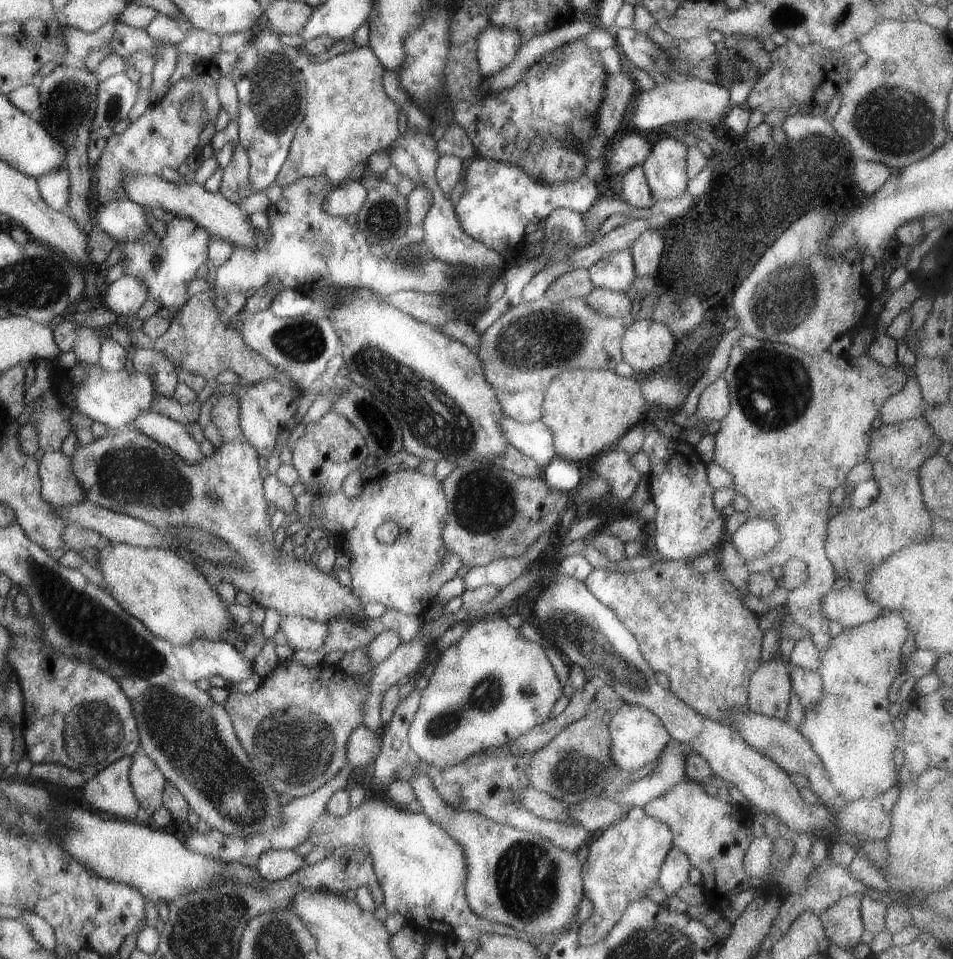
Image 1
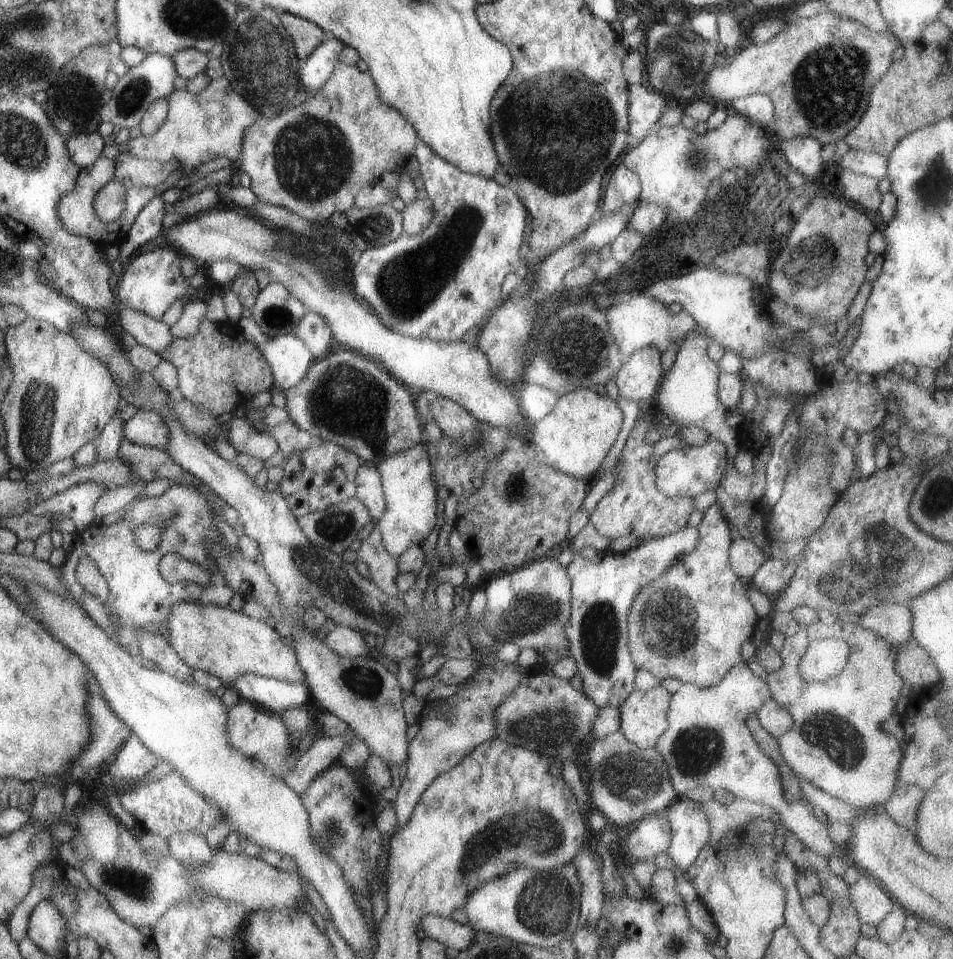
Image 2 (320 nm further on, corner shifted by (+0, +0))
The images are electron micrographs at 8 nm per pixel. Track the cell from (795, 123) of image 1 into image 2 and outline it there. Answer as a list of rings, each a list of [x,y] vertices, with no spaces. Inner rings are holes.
[[[848,148],[835,166],[840,170],[865,174],[865,176],[879,181],[887,176],[887,162],[889,162],[889,158],[883,154]]]

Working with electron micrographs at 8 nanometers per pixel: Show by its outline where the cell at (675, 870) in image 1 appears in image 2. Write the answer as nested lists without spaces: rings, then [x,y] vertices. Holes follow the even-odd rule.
[[[677,798],[662,814],[669,826],[669,846],[665,853],[671,859],[675,869],[685,872],[705,844],[705,840],[710,837],[709,822],[705,820],[705,814],[699,810],[697,803],[685,798]]]

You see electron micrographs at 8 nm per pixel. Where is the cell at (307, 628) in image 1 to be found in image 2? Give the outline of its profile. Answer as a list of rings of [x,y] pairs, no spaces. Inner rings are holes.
[[[333,626],[333,629],[326,631],[321,642],[335,654],[349,659],[367,654],[367,644],[359,632],[343,626]]]

